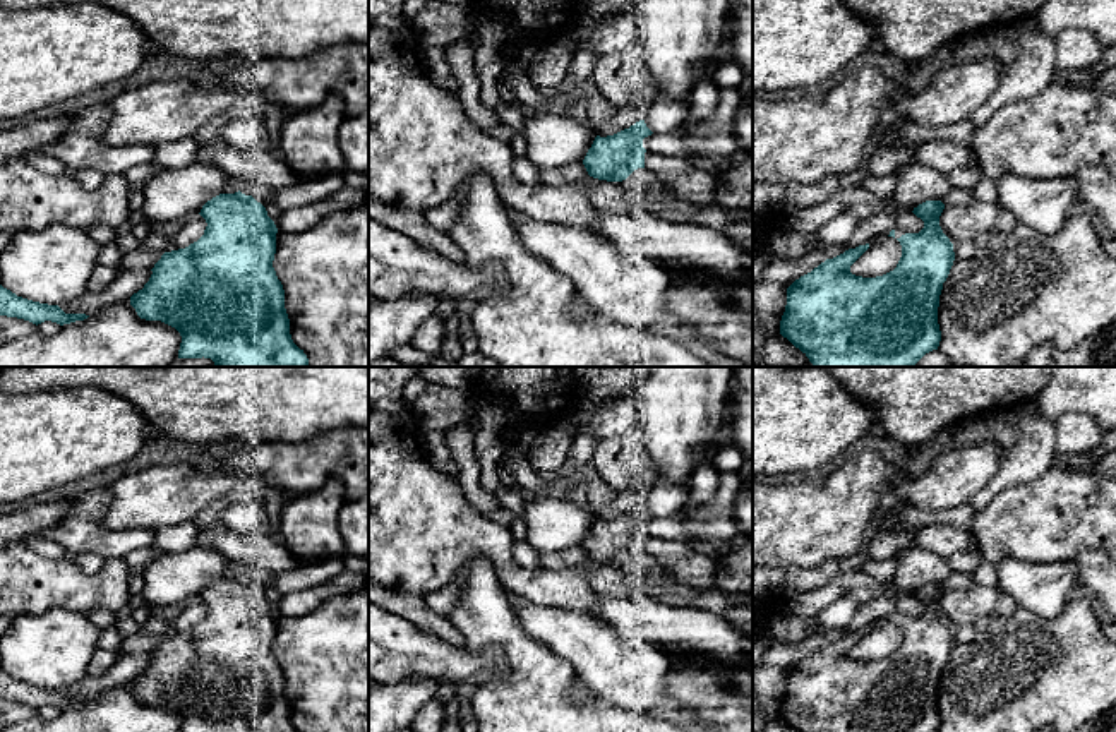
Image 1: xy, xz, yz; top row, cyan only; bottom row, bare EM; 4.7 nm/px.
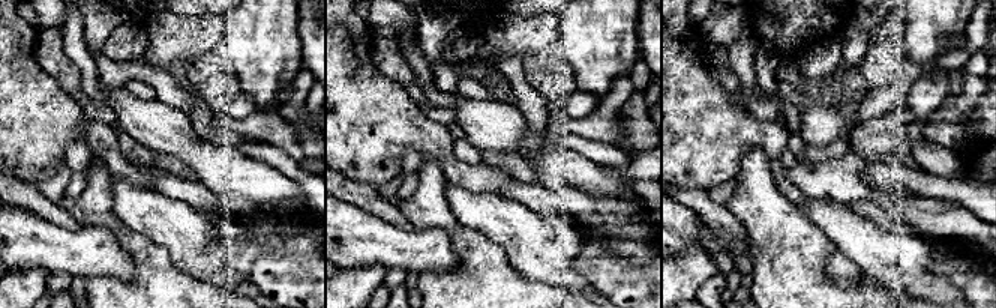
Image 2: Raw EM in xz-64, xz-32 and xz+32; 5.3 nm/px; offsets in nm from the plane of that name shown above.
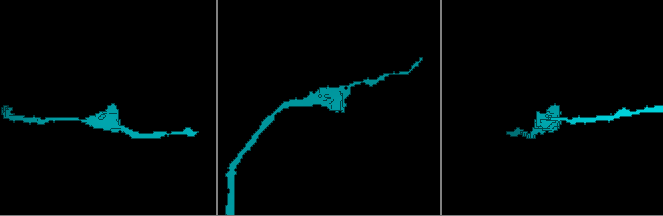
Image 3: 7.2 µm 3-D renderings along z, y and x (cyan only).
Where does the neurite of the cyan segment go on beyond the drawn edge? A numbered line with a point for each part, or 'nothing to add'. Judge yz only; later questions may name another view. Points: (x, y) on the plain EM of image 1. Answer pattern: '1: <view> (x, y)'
nothing to add

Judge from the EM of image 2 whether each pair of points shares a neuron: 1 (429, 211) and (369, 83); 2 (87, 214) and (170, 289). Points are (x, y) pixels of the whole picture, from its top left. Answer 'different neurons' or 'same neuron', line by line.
1: different neurons
2: same neuron

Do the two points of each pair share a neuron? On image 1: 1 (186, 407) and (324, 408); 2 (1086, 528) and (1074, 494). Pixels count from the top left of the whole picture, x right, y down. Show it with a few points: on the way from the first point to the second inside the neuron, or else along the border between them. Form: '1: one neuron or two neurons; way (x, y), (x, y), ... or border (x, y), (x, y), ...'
1: one neuron; way (220, 408), (290, 408)
2: one neuron; way (1086, 520), (1074, 503)

